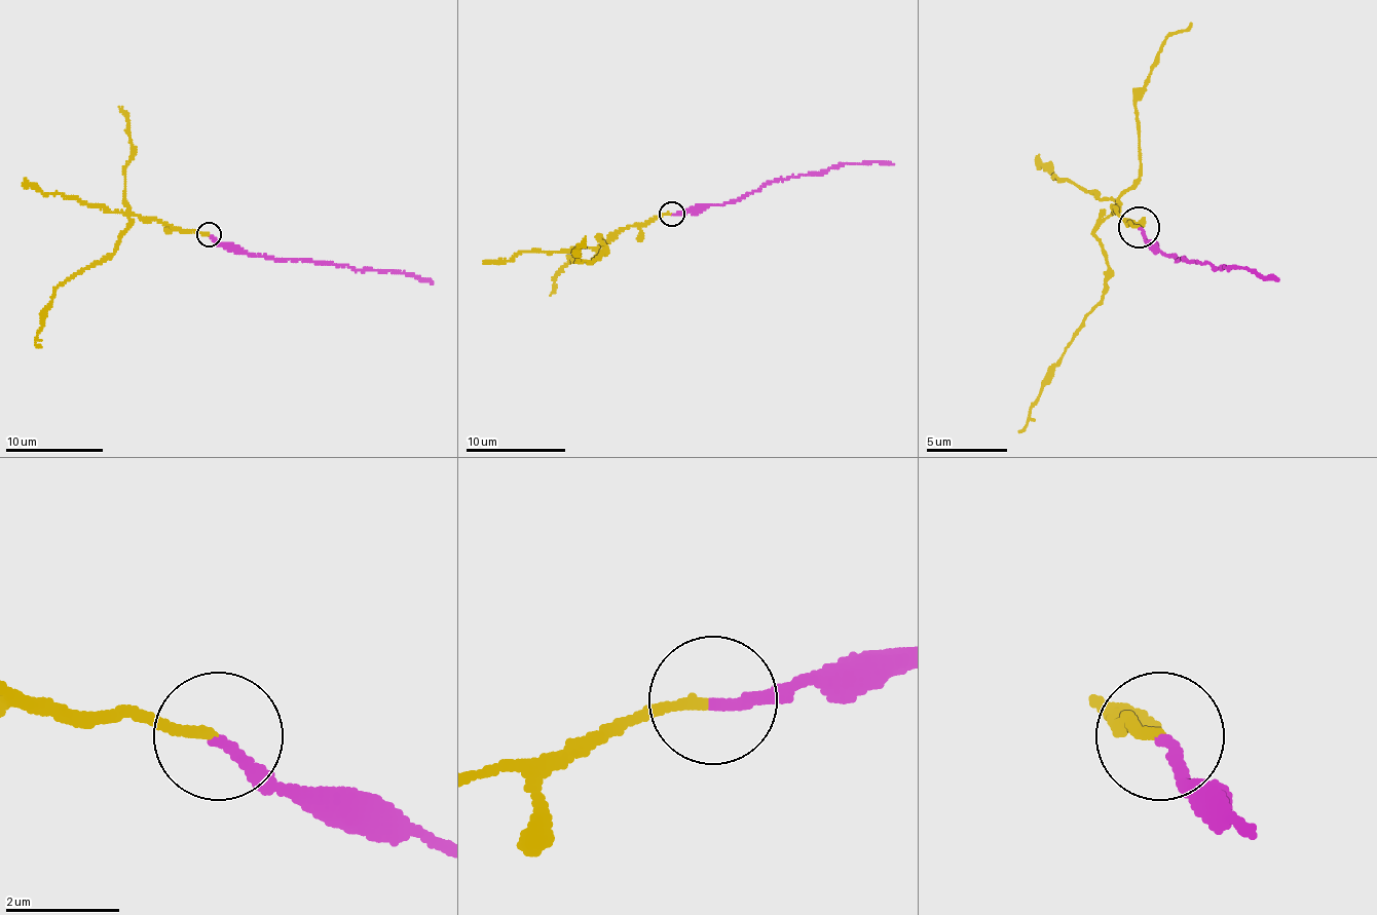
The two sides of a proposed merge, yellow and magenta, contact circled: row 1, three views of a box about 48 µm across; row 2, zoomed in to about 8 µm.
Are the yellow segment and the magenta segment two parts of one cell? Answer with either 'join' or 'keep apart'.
keep apart

